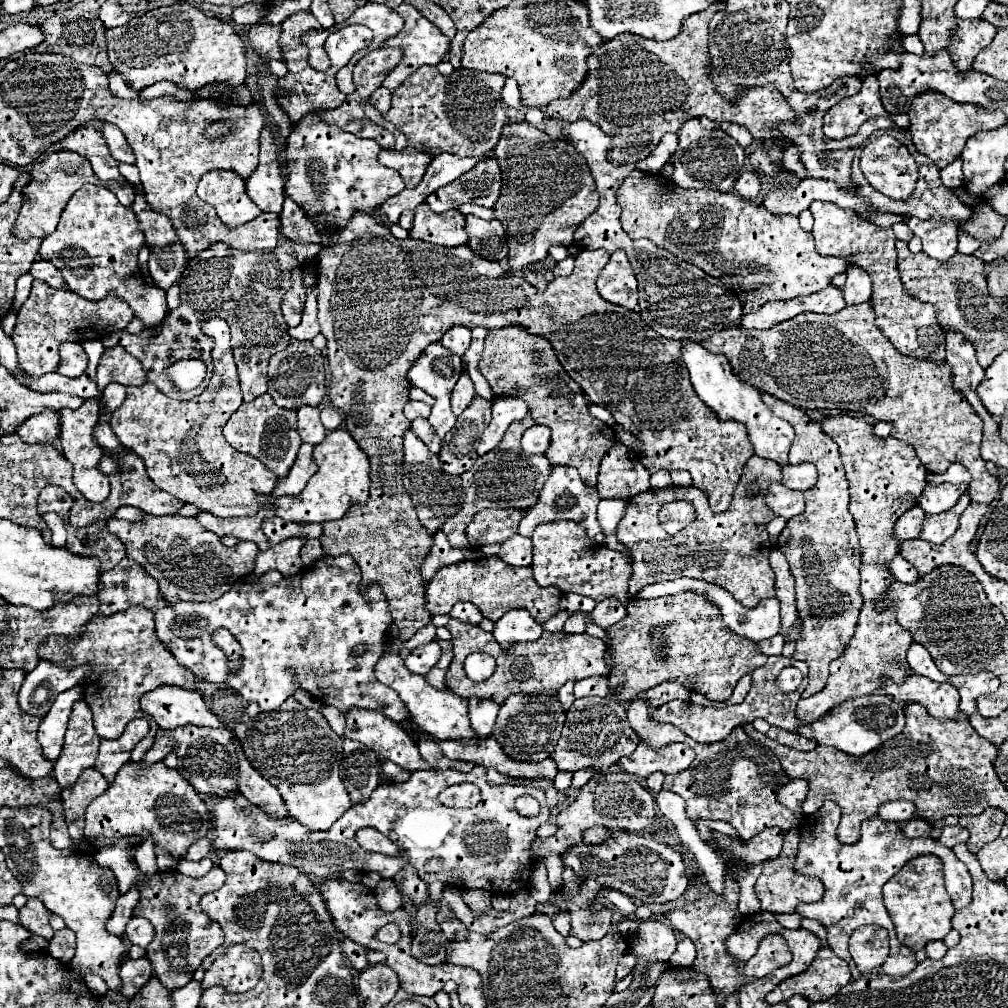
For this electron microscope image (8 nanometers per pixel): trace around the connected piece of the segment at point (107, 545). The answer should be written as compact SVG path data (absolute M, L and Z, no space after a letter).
M106 522L92 524L88 528L74 528L66 524L66 532L66 550L74 552L76 556L98 558L102 572L114 568L126 556L124 544L108 532Z

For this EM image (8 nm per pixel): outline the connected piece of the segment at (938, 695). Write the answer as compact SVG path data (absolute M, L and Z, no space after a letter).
M912 674L904 684L886 682L884 692L908 704L922 704L932 718L956 718L960 714L958 690L952 684L938 684L926 676Z

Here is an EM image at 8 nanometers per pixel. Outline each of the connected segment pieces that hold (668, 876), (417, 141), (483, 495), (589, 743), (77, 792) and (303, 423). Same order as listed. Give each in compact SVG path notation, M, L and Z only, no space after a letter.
M622 830L614 832L618 832L618 836L614 836L614 840L608 840L606 844L598 844L598 848L590 848L590 844L584 842L566 848L566 852L560 854L564 866L572 868L582 880L596 880L604 888L618 890L644 904L664 904L678 898L686 890L686 866L678 850L668 844L654 842L650 836Z
M436 66L418 68L406 82L402 82L392 92L392 108L384 114L384 120L392 122L408 140L408 144L420 152L440 154L450 152L456 156L484 156L494 150L502 126L506 124L506 114L496 114L496 106L500 106L500 92L504 88L506 76L474 72L474 70L454 70L450 76L442 76Z
M522 422L510 424L502 442L492 452L478 456L474 466L460 476L462 488L464 488L464 504L462 504L460 512L456 512L450 520L446 520L446 524L442 528L444 534L448 536L448 542L454 548L460 548L460 550L468 548L466 524L470 524L472 516L478 514L480 510L484 510L484 508L524 508L524 510L528 510L534 506L538 492L542 490L552 466L544 454L528 456L522 452L520 436L524 430L526 428L522 426Z
M578 698L566 712L562 736L550 754L560 772L596 770L606 772L622 756L630 756L638 746L638 734L626 720L626 710L616 698Z
M86 768L82 776L76 780L74 788L62 790L64 800L64 818L68 824L70 836L74 836L74 842L82 838L84 828L84 810L86 806L100 796L108 788L108 782L102 778L102 774L96 768Z
M304 406L298 410L298 432L302 442L320 444L326 438L326 428L320 422L320 408Z

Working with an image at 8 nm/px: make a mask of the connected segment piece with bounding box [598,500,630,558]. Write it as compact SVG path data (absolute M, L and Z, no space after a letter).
M600 500L598 522L600 522L600 528L604 532L604 542L602 544L606 548L616 550L622 556L630 558L630 550L616 538L616 524L624 516L624 510L626 510L626 502L622 502L622 500Z

